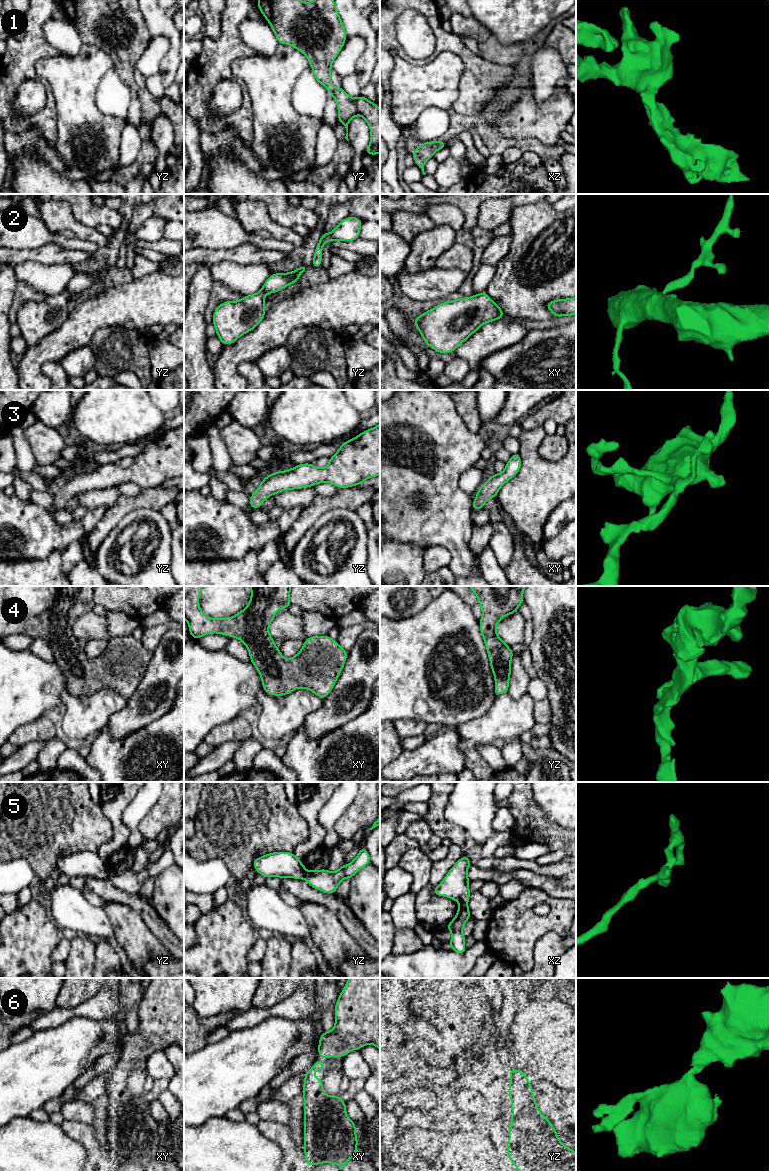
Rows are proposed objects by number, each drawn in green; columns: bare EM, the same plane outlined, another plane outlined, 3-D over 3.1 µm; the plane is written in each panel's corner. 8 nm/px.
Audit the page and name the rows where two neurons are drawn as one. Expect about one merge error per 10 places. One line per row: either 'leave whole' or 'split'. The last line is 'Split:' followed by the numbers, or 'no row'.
1: leave whole
2: leave whole
3: leave whole
4: leave whole
5: split
6: leave whole
Split: 5

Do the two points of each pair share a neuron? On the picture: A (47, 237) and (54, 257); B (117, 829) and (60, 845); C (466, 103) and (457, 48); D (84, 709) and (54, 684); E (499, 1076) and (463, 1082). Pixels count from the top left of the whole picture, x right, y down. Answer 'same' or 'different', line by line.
A: different
B: different
C: same
D: different
E: same

